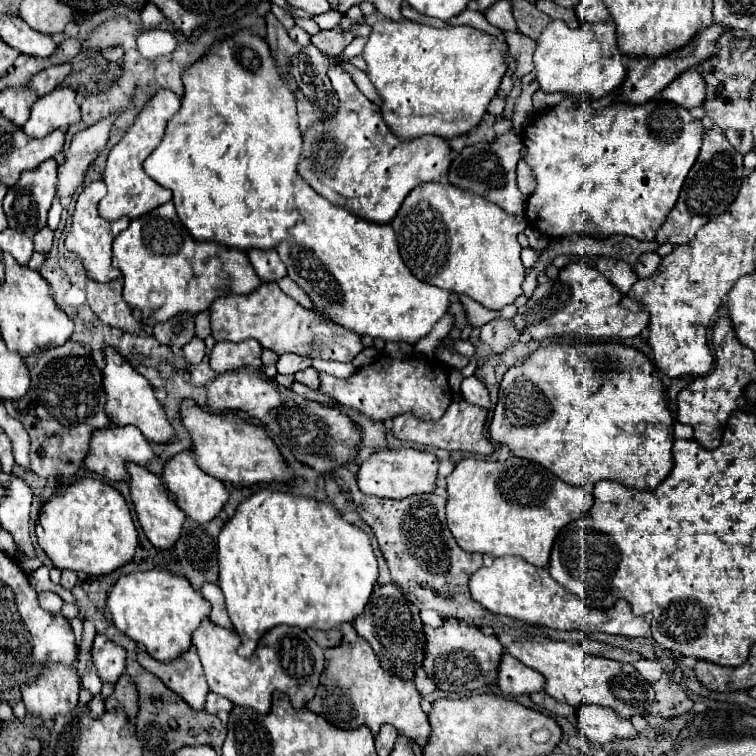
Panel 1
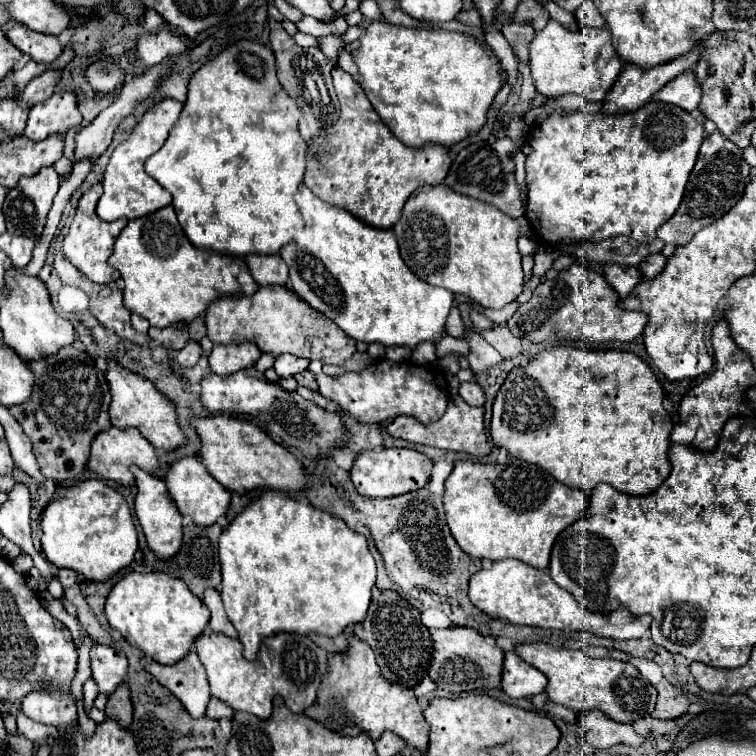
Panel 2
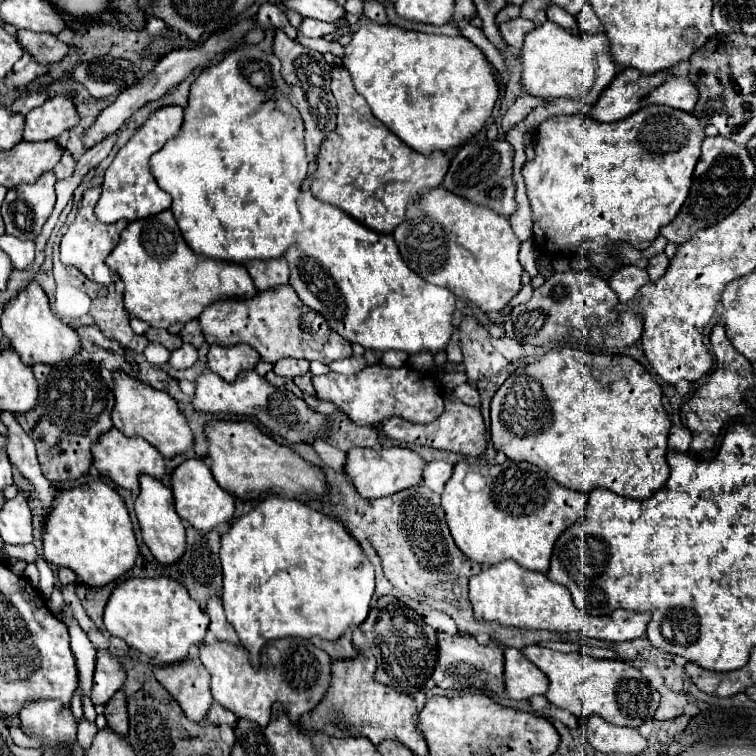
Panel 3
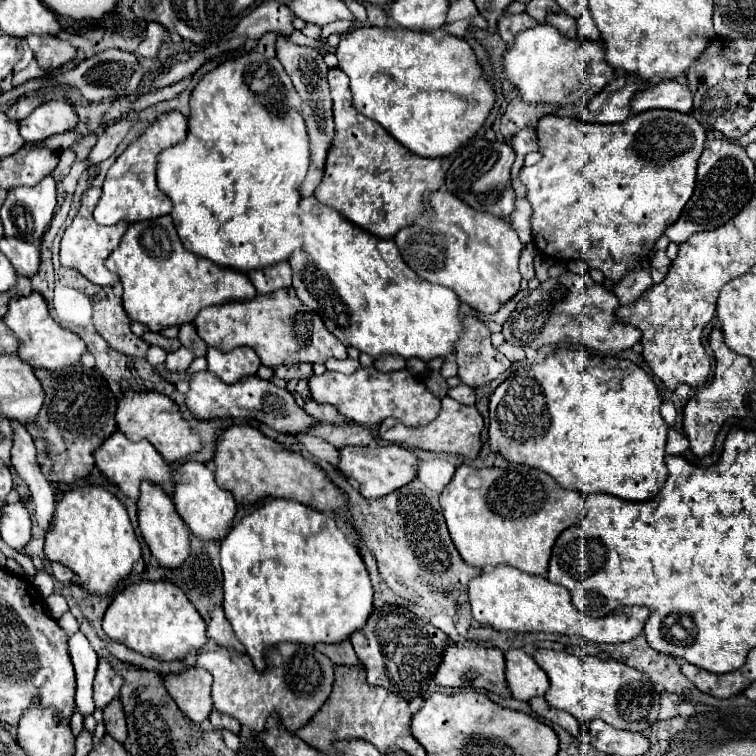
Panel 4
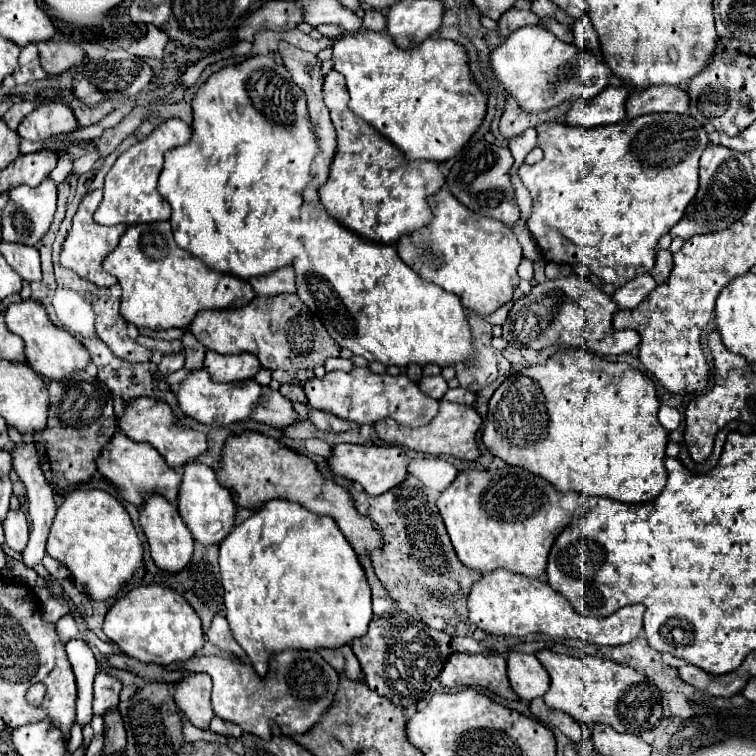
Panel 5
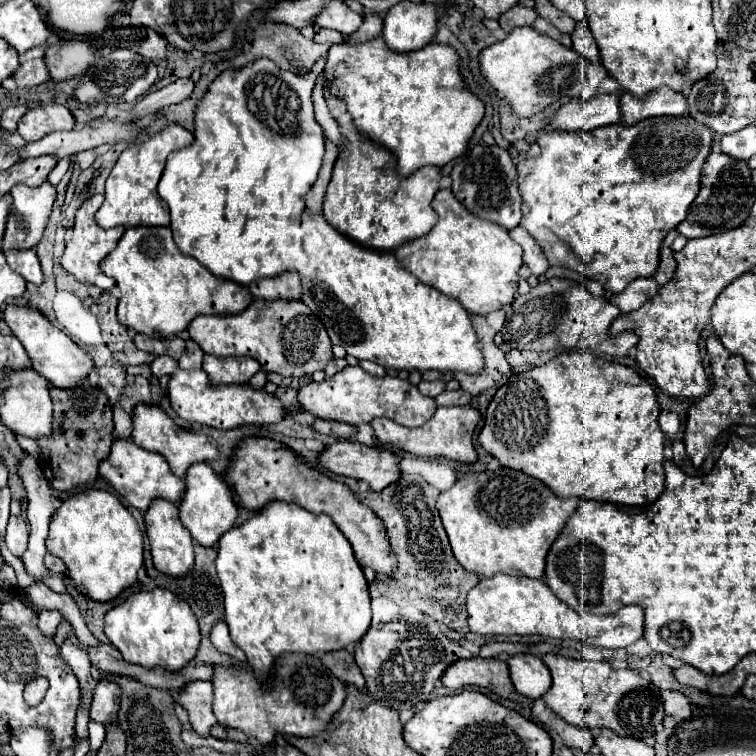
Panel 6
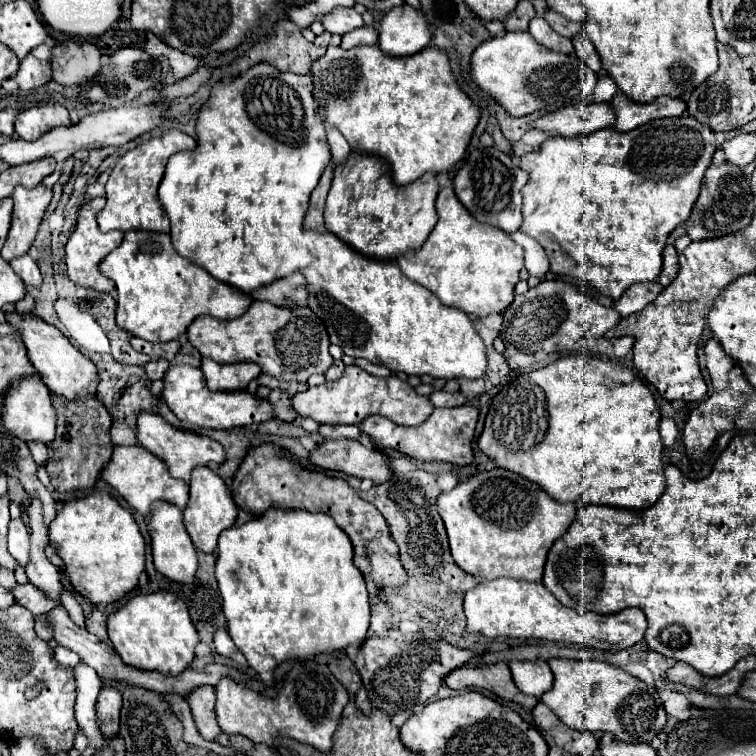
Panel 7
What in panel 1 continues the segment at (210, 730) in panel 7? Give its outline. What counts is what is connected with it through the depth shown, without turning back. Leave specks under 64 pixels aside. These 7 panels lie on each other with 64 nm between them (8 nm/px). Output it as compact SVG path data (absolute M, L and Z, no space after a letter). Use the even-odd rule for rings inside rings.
M194 646L172 662L158 662L156 658L148 656L148 652L144 650L138 652L136 660L144 668L148 668L148 672L156 674L178 696L182 696L194 710L204 710L208 684Z

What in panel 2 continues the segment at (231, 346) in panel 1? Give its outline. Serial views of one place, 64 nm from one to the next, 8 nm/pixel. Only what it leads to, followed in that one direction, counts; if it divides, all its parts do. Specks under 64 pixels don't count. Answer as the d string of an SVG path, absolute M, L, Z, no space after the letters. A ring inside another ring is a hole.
M242 342L242 344L216 344L212 348L212 354L208 356L210 368L214 374L226 376L232 372L238 372L242 368L250 368L258 362L260 350L256 344Z

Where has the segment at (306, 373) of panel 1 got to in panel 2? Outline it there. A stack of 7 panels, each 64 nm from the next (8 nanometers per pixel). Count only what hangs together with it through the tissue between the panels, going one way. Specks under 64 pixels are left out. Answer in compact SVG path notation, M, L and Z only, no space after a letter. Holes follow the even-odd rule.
M304 370L304 372L296 374L294 378L296 378L296 382L298 382L300 386L306 386L306 388L310 388L310 390L318 390L318 384L316 384L316 376L314 376L310 370Z

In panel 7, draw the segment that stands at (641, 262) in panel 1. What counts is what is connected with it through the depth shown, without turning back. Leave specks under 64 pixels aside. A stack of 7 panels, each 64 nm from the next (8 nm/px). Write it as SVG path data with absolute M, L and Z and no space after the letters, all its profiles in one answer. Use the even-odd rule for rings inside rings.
M668 244L664 248L664 256L662 258L664 258L664 262L662 262L662 272L658 276L658 282L666 288L678 274L678 252L676 252L676 248L672 244Z

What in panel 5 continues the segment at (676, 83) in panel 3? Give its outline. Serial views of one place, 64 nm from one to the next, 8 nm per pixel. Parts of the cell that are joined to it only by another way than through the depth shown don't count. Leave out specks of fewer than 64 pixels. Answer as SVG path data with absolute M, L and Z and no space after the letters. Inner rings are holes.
M658 84L646 90L632 92L626 102L628 118L638 118L650 112L688 112L688 92L682 88L672 88L670 84Z

